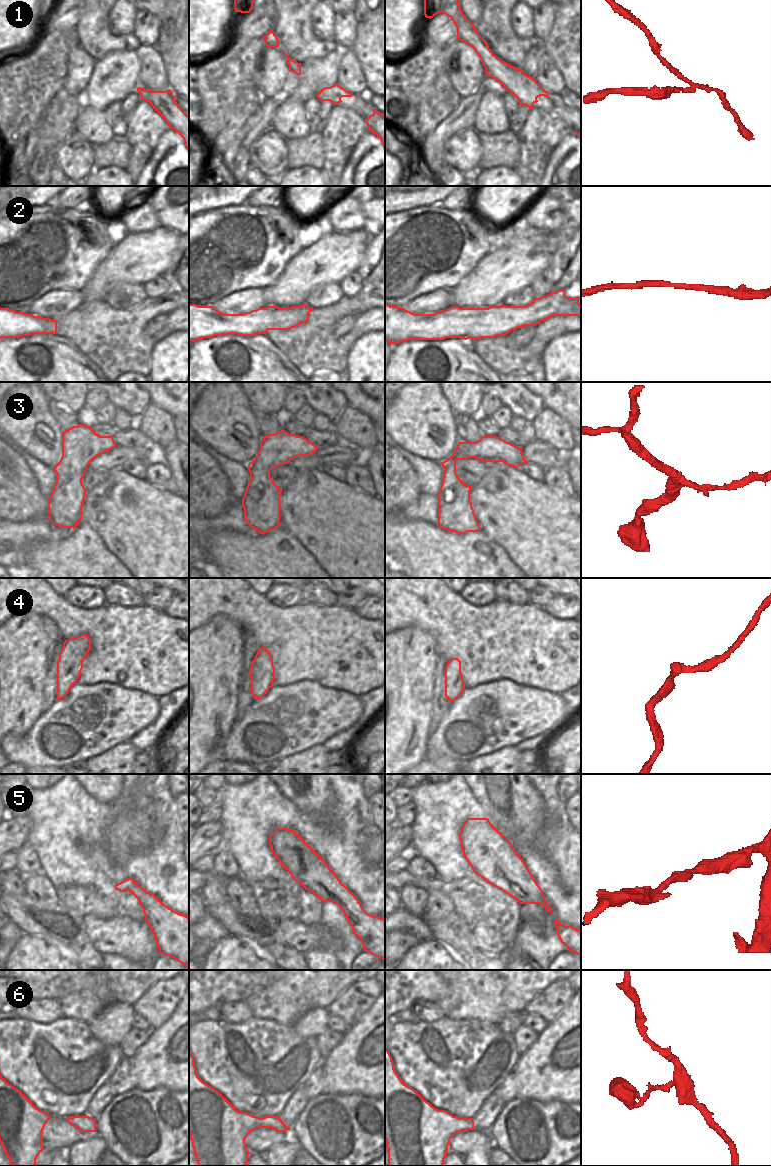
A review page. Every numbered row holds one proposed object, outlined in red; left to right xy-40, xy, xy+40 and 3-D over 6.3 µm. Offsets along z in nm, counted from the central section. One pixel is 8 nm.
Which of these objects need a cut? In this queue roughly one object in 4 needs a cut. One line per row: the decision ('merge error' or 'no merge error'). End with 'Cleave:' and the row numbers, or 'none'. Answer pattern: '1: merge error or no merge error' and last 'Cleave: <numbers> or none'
1: merge error
2: no merge error
3: no merge error
4: no merge error
5: no merge error
6: no merge error
Cleave: 1

